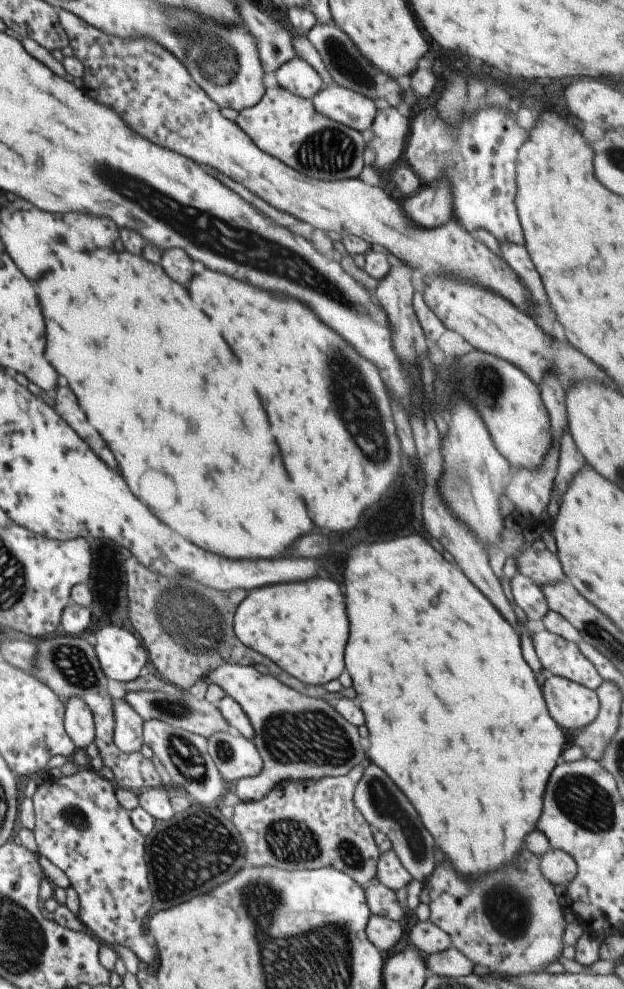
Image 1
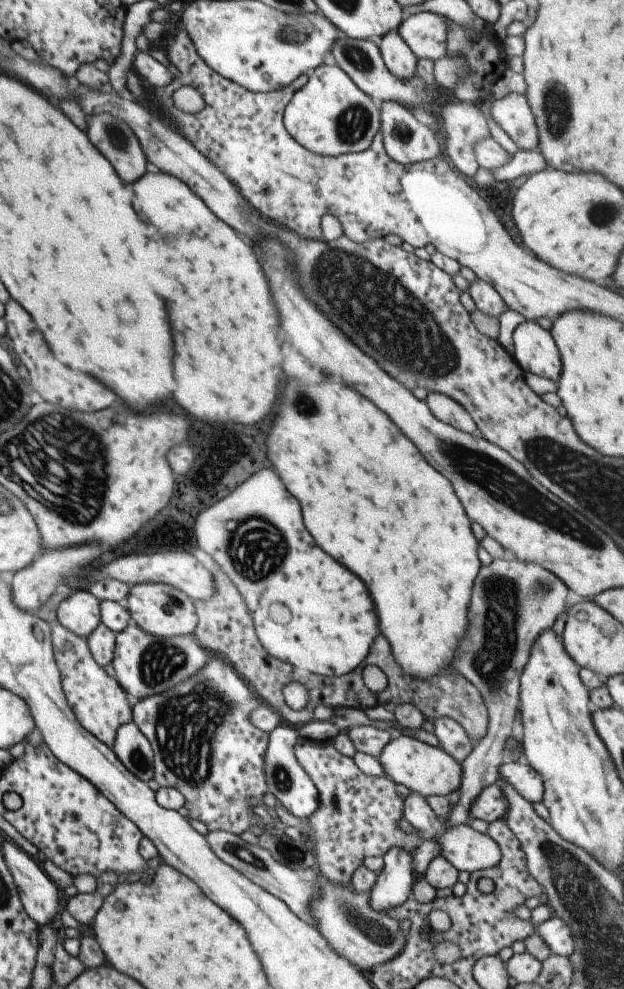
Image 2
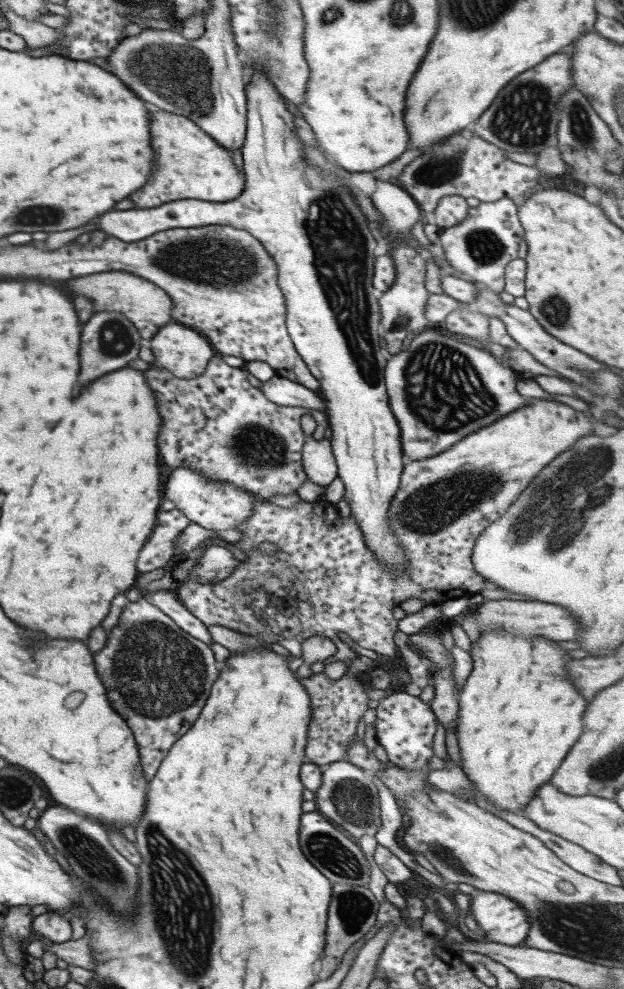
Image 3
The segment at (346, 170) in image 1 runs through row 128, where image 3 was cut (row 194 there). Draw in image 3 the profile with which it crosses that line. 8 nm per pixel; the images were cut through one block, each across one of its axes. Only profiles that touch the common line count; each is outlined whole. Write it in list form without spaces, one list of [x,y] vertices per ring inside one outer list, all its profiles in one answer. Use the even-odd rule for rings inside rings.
[[[253,69],[248,84],[244,87],[246,94],[246,131],[244,134],[244,141],[242,142],[241,156],[242,156],[242,171],[244,172],[244,187],[241,194],[233,200],[218,204],[210,203],[202,200],[175,200],[169,204],[161,204],[157,208],[149,208],[149,210],[115,210],[115,212],[105,212],[97,218],[97,228],[101,232],[105,232],[107,236],[113,236],[121,242],[138,241],[156,232],[167,230],[170,228],[195,228],[200,226],[207,226],[211,224],[219,224],[231,226],[241,230],[246,230],[250,235],[253,235],[262,244],[263,248],[273,257],[273,262],[277,264],[277,286],[281,288],[284,298],[285,311],[284,311],[284,325],[286,331],[290,336],[291,342],[297,351],[297,354],[303,359],[306,367],[310,373],[318,380],[320,387],[317,392],[321,394],[321,398],[325,400],[326,410],[324,412],[328,418],[328,425],[330,426],[332,435],[329,439],[330,447],[332,448],[332,456],[336,464],[337,477],[341,479],[344,488],[345,501],[350,510],[350,515],[355,519],[357,527],[363,533],[364,543],[368,545],[368,549],[376,556],[377,560],[384,562],[384,566],[388,568],[388,572],[392,574],[402,574],[406,568],[406,552],[402,551],[402,546],[398,543],[398,538],[393,536],[393,532],[387,528],[387,511],[390,507],[389,501],[393,499],[393,495],[399,487],[399,476],[403,467],[403,460],[401,460],[402,452],[399,440],[399,427],[397,426],[396,418],[391,414],[386,387],[384,384],[384,366],[386,365],[387,355],[380,347],[380,310],[378,308],[378,300],[373,296],[372,287],[372,266],[374,264],[373,248],[375,248],[375,239],[367,229],[368,222],[363,211],[358,207],[358,204],[353,202],[354,196],[349,194],[347,187],[342,185],[335,175],[331,173],[322,173],[312,169],[304,159],[304,150],[302,141],[296,133],[293,114],[287,110],[287,106],[283,101],[283,97],[277,92],[277,89],[270,83],[268,76],[259,69]]]

